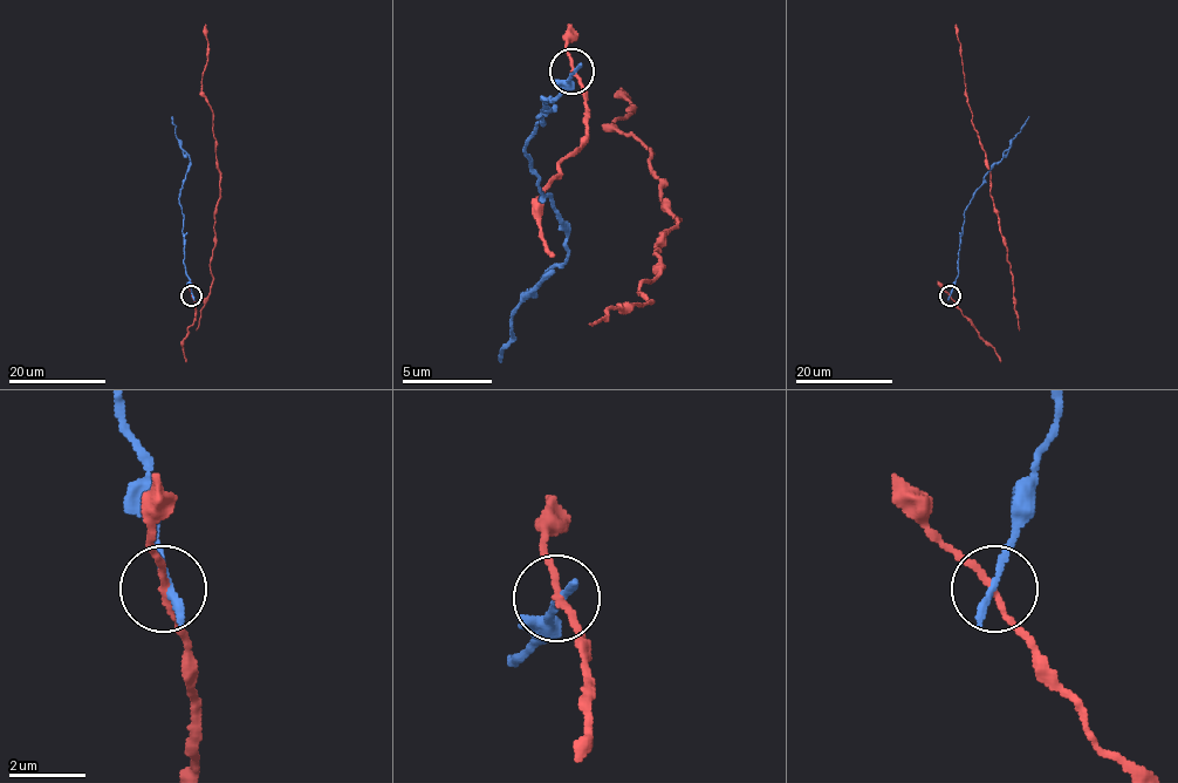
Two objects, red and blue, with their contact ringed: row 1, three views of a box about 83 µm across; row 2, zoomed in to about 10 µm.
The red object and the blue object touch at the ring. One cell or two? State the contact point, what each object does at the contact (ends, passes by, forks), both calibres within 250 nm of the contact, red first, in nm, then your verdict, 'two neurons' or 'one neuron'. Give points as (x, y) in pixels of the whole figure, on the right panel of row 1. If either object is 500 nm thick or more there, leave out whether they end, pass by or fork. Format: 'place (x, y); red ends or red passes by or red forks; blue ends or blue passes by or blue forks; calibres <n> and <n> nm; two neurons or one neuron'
place (950, 295); red passes by; blue ends; calibres 160 and 260 nm; two neurons

